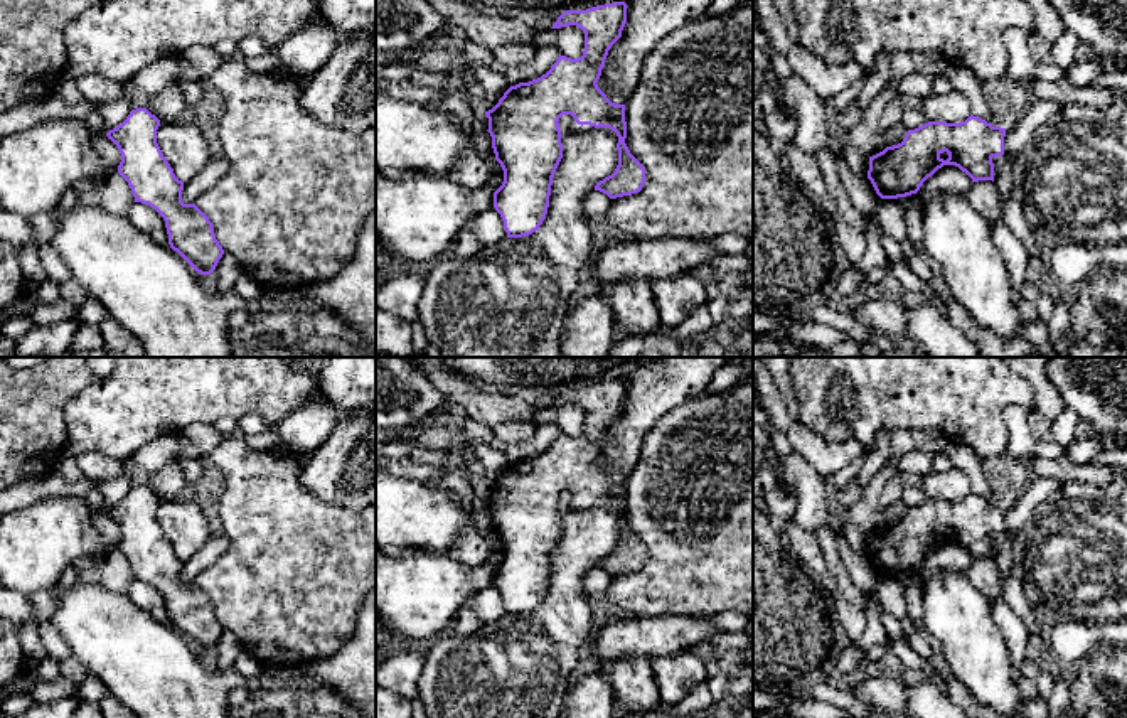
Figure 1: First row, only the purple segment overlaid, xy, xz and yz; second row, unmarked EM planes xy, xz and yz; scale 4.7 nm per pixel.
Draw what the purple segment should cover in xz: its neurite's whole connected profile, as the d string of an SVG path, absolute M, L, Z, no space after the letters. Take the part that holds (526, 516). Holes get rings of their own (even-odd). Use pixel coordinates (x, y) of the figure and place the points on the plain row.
M613 379L586 388L566 388L551 406L576 403L585 410L585 428L578 437L558 435L551 447L537 457L510 463L499 480L485 489L495 538L504 548L504 560L494 570L494 585L504 598L507 615L529 614L546 597L554 549L563 536L559 496L571 492L578 502L610 506L617 511L618 543L615 549L596 560L595 568L610 576L632 573L645 561L645 546L630 531L627 516L625 482L612 480L598 465L598 457L612 423L622 415L627 401L627 381Z

